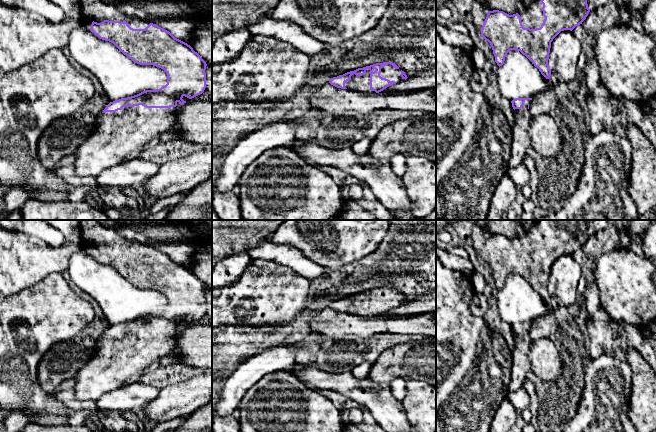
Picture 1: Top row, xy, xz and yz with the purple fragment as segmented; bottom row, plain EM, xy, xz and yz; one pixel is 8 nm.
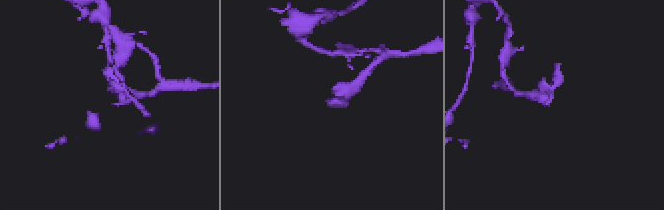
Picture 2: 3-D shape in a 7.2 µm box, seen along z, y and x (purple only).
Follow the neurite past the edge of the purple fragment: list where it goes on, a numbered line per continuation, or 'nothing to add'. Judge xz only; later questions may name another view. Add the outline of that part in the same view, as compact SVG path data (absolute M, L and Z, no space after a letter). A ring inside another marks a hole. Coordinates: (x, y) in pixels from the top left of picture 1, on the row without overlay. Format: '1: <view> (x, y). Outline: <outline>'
1: xz (361, 308). Outline: M366 294L366 297L362 300L356 300L353 298L351 303L345 306L345 311L351 315L361 316L363 318L375 318L375 315L370 313L370 294Z

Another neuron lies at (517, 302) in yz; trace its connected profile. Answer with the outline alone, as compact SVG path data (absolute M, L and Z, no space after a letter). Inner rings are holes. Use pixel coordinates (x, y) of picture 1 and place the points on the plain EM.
M510 274L504 288L497 294L499 317L508 324L533 322L539 317L554 313L539 293L520 275Z

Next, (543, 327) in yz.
M549 313L534 320L529 329L529 336L532 341L540 338L550 338L553 332L558 328L556 316Z

